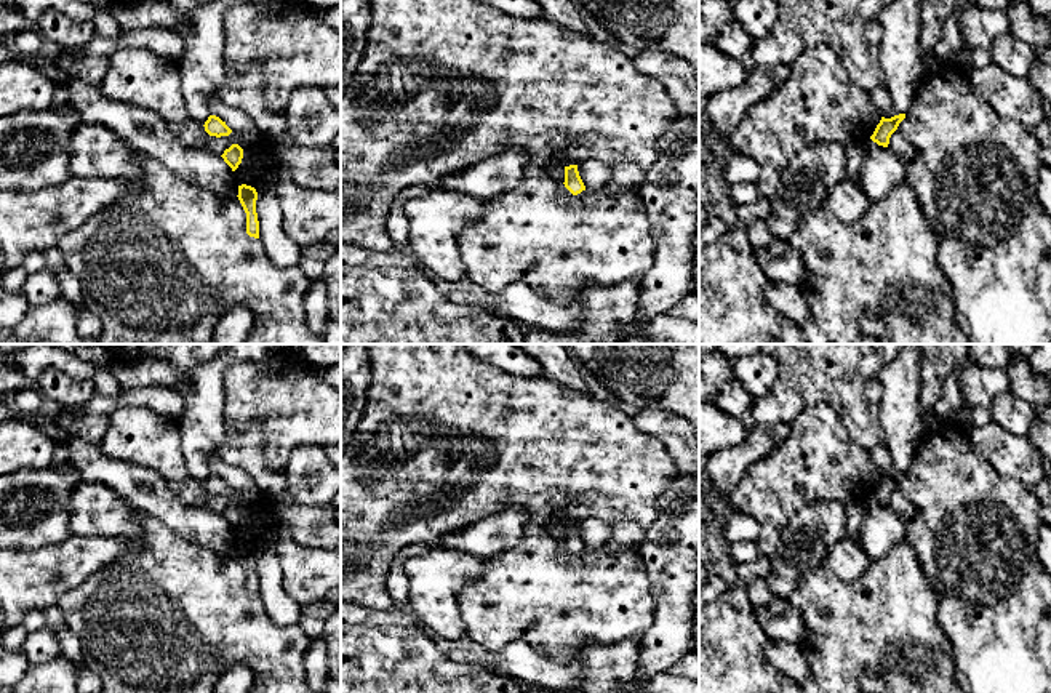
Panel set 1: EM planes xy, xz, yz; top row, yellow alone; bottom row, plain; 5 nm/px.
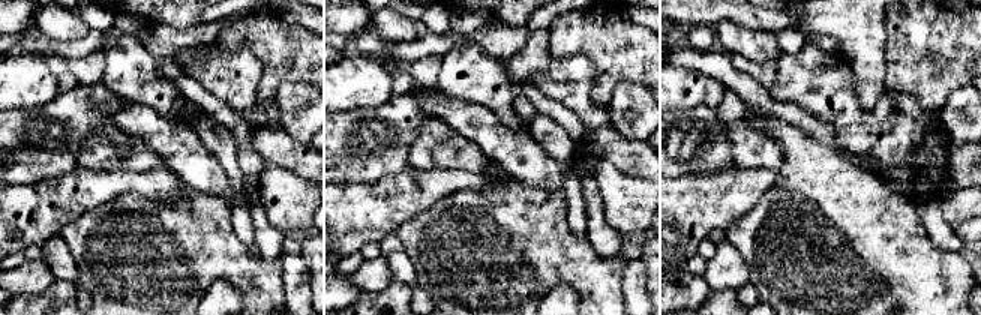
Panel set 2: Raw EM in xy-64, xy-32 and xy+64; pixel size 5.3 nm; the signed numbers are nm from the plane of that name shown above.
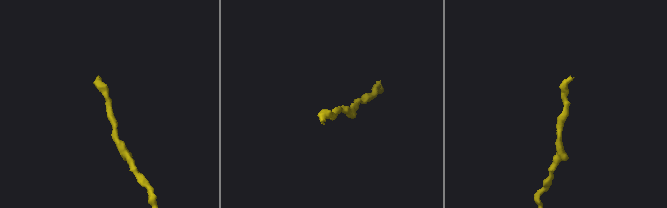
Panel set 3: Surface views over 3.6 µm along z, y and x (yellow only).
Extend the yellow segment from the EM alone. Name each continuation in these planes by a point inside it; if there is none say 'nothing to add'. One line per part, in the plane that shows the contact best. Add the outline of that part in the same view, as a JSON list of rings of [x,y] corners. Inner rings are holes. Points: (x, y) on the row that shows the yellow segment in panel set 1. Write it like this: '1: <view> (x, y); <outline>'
nothing to add

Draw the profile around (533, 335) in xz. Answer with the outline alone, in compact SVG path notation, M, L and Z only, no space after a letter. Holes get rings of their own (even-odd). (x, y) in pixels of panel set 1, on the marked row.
M528 328L522 344L574 344L561 331Z

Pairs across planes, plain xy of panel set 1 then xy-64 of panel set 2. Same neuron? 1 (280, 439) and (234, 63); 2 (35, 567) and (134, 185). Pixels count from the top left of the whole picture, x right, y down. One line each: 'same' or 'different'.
1: different
2: same

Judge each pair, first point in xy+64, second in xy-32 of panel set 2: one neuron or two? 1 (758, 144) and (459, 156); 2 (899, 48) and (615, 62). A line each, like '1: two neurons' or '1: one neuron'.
1: one neuron
2: one neuron

